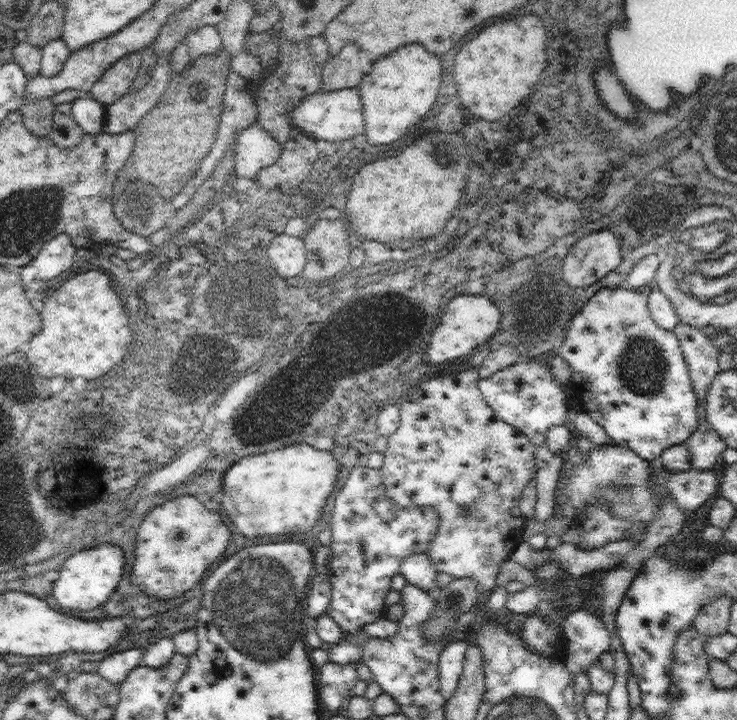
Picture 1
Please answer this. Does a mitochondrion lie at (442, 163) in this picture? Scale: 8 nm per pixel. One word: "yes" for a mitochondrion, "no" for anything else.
yes

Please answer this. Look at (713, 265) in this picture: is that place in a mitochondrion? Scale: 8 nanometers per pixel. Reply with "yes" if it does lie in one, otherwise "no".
yes

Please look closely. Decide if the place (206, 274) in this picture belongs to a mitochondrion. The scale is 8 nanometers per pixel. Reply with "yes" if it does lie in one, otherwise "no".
yes

